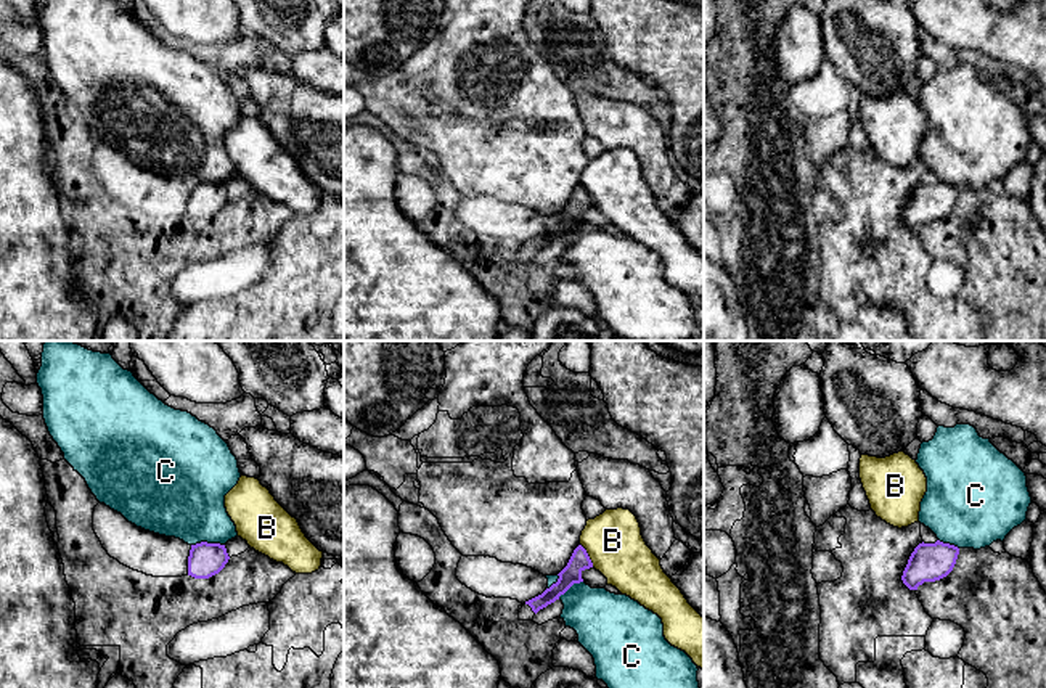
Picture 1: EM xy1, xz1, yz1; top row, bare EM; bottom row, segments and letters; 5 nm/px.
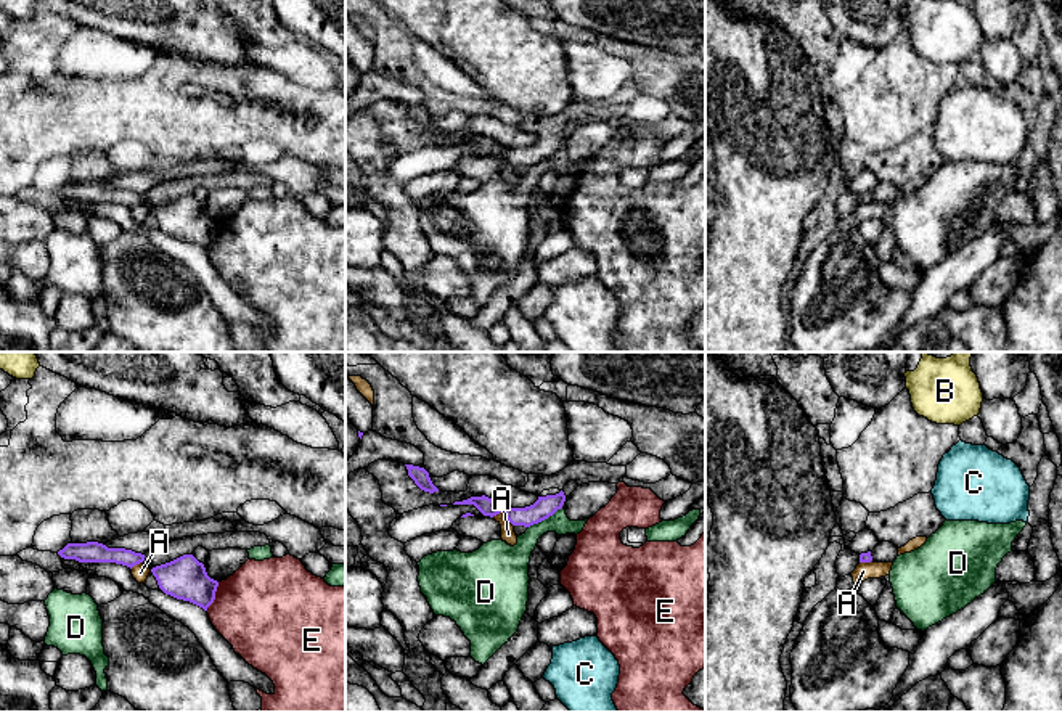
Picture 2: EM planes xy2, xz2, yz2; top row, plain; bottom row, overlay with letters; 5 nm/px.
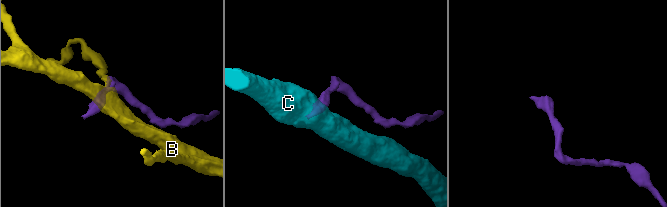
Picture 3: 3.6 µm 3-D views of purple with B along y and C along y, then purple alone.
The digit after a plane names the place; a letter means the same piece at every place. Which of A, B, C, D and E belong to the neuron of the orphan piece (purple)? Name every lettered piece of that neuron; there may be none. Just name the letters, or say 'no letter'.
no letter

